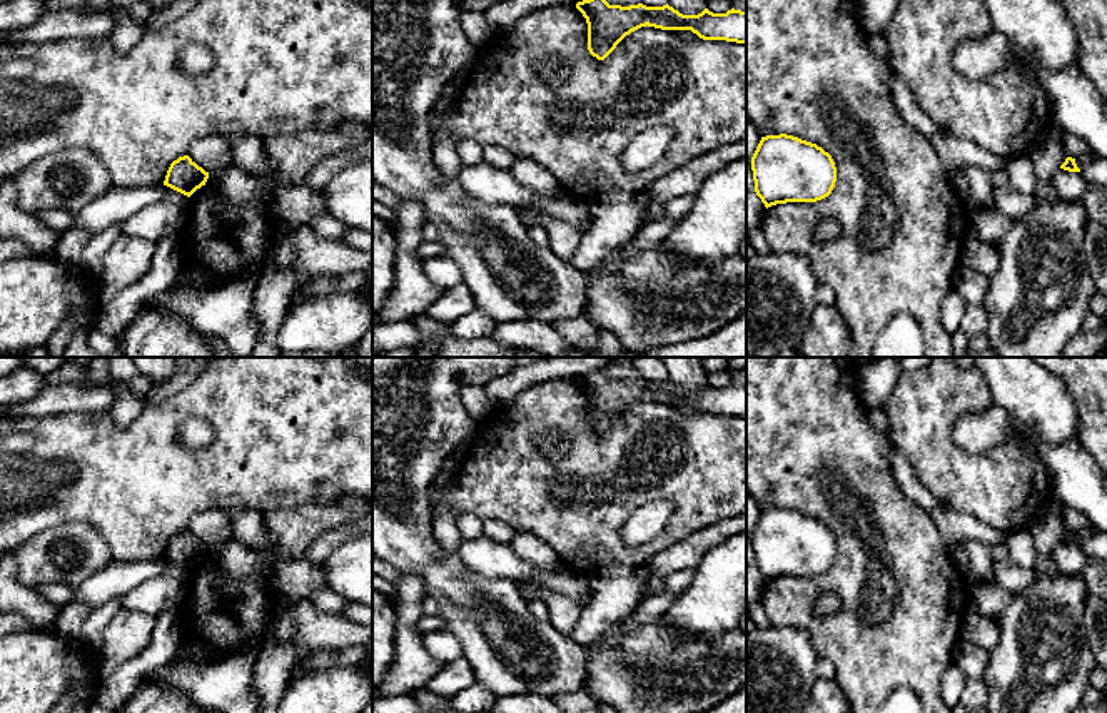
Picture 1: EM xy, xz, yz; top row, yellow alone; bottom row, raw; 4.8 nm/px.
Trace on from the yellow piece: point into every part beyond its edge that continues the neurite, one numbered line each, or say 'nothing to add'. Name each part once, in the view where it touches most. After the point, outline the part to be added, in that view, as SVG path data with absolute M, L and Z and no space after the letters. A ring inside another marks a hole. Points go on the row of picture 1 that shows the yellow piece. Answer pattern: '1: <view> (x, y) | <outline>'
nothing to add

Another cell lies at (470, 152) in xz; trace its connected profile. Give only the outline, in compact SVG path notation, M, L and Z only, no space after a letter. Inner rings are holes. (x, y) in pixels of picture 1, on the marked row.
M461 139L456 144L456 150L461 159L461 165L474 165L474 164L483 162L484 147L481 147L478 142L471 139Z

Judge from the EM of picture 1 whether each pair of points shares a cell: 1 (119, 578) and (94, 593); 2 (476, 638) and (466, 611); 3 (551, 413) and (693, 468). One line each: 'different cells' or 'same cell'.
1: same cell
2: same cell
3: same cell

